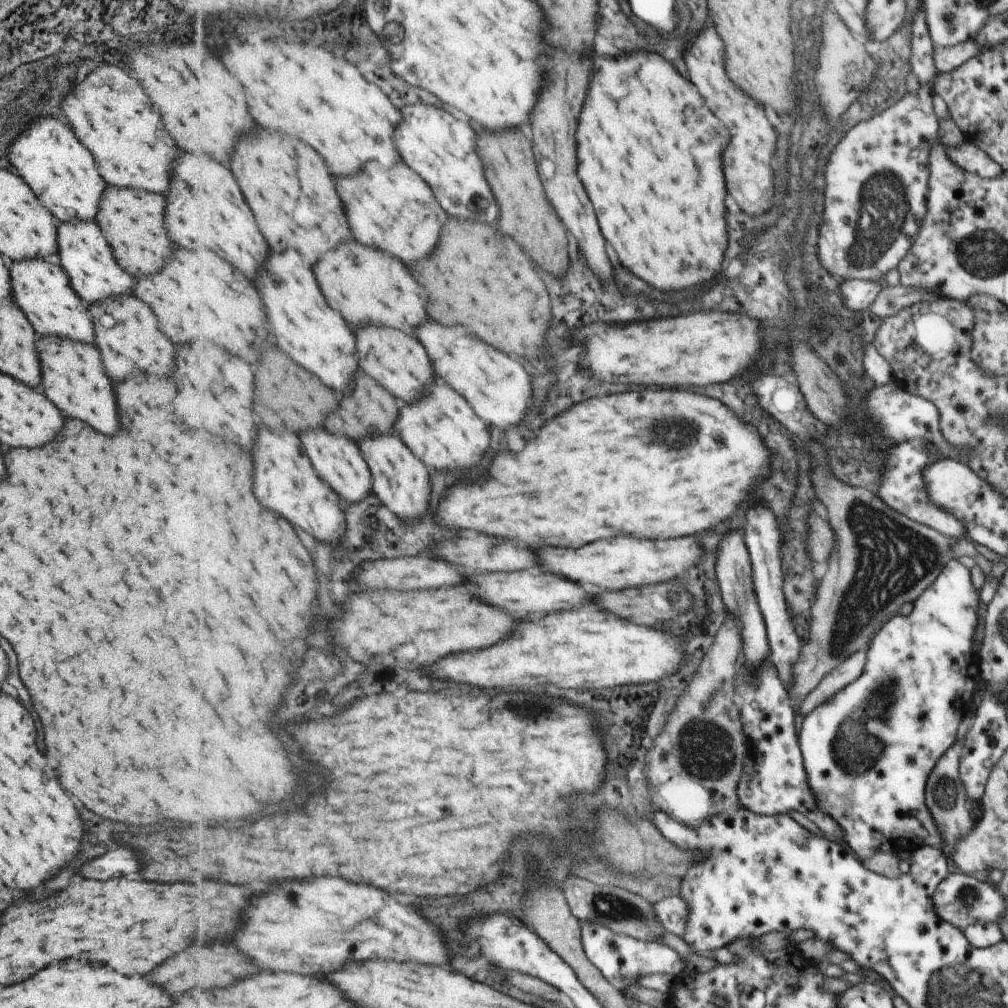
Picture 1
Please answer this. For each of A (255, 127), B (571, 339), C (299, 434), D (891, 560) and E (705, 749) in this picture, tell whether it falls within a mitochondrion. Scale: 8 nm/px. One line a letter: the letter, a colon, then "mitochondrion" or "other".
A: other
B: other
C: other
D: mitochondrion
E: mitochondrion

